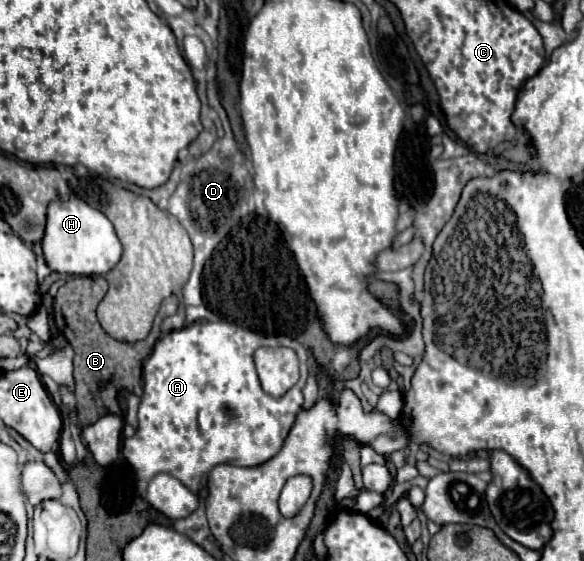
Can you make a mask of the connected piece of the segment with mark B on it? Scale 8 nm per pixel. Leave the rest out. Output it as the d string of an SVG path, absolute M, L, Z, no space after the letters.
M76 276L68 280L54 298L54 322L74 350L74 384L76 384L76 412L84 426L94 424L106 414L110 406L110 392L128 388L142 394L142 364L150 356L160 338L160 322L154 322L150 336L138 344L126 344L110 338L96 320L96 306L106 296L108 282L102 276Z

